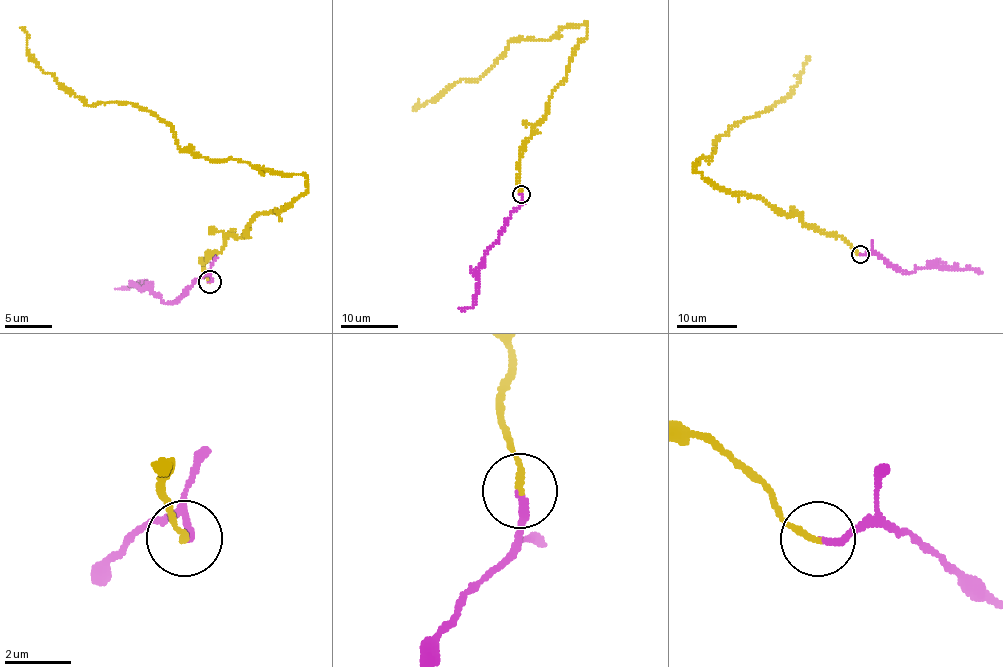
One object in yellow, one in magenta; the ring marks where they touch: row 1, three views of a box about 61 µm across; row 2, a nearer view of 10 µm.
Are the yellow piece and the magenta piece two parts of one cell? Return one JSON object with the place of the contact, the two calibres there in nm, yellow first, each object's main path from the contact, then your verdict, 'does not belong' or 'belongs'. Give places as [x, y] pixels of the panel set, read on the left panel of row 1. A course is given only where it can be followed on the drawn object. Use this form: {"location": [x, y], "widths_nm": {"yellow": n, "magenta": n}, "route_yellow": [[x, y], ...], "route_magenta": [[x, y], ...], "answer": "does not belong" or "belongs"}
{"location": [209, 281], "widths_nm": {"yellow": 180, "magenta": 220}, "route_yellow": [[210, 282], [208, 255], [305, 177], [184, 152], [128, 103], [88, 106], [20, 27]], "route_magenta": [[210, 282], [206, 273], [179, 298], [165, 303], [145, 286], [143, 289], [138, 281], [115, 288]], "answer": "belongs"}

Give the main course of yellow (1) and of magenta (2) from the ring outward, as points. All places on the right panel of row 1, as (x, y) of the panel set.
1: (861, 255), (796, 215), (720, 189), (694, 167), (737, 125), (787, 98), (807, 57)
2: (861, 255), (873, 251), (897, 269), (911, 273), (935, 264), (979, 271)

